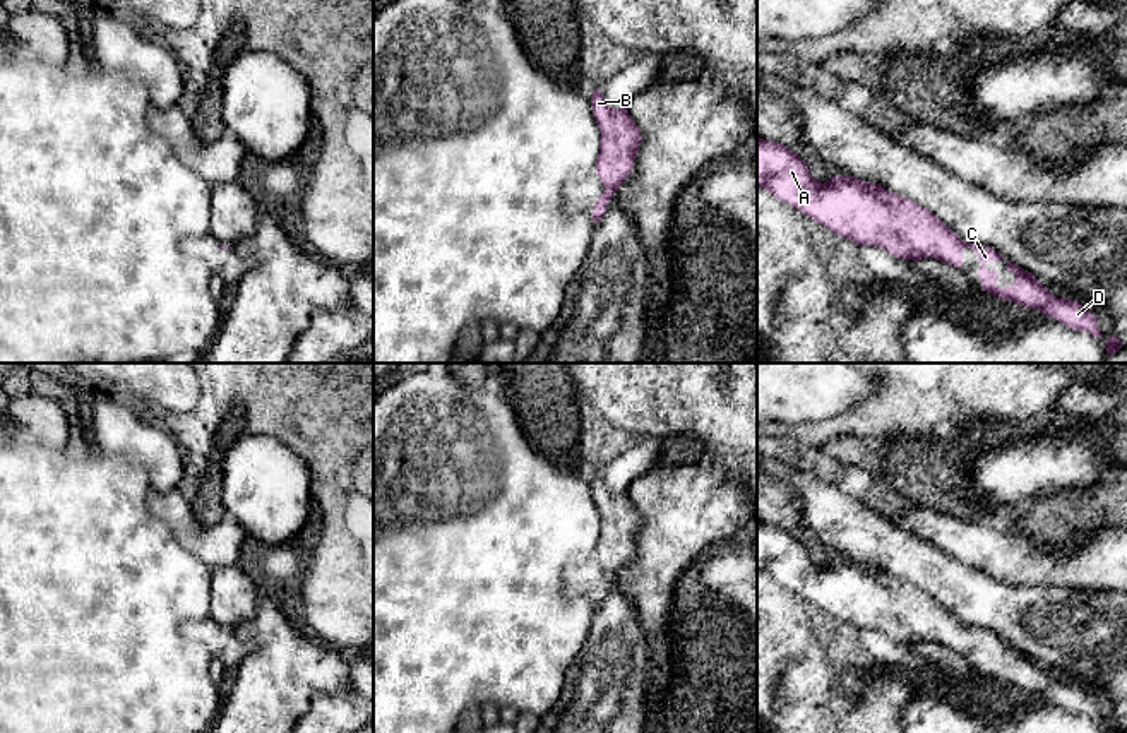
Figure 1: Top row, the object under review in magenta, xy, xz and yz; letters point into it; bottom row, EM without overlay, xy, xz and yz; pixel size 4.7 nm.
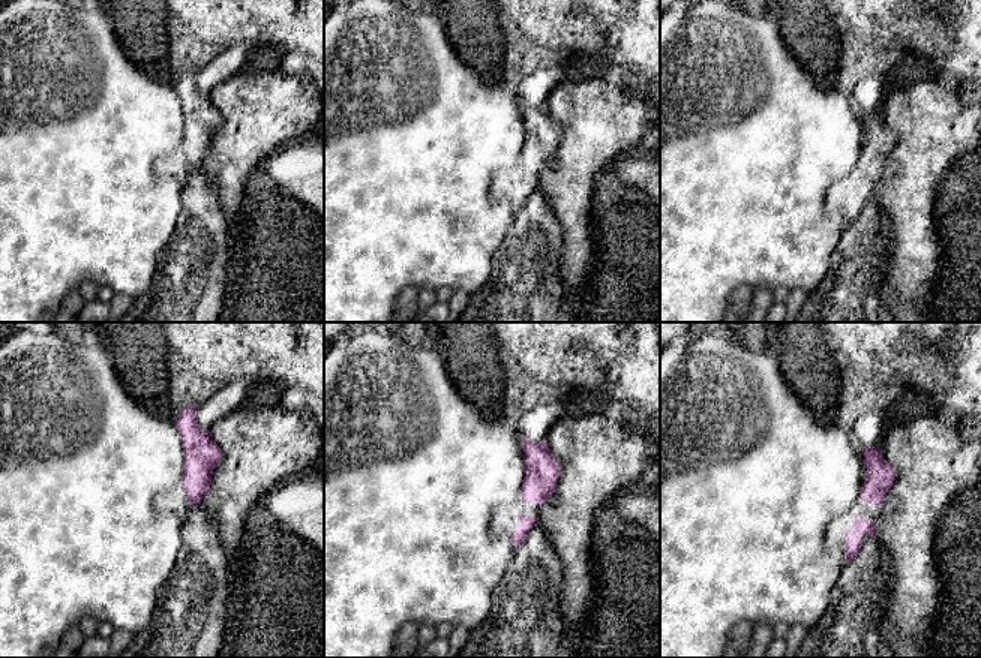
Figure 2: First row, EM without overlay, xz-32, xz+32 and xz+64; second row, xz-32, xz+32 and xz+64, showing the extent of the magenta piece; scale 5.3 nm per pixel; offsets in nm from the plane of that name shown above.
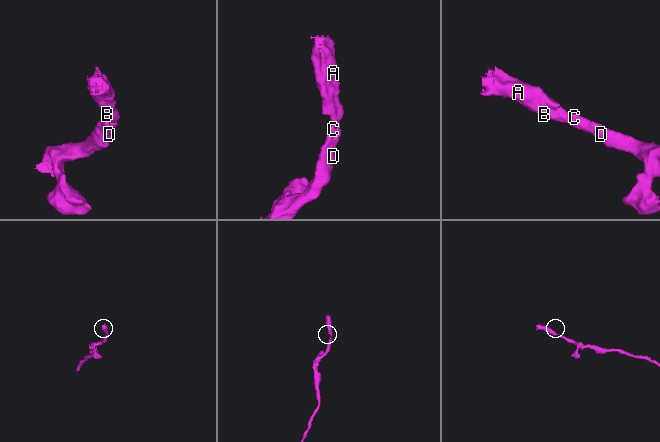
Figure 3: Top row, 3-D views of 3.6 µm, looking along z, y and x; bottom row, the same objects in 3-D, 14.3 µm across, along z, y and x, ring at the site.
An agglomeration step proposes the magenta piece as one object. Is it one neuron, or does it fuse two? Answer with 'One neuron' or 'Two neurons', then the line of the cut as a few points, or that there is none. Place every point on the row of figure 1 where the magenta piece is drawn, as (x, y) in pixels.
One neuron. No split

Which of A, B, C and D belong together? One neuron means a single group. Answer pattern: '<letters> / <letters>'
A B C D

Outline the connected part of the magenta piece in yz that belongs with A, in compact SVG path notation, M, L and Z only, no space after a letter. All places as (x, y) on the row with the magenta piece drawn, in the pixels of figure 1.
M757 137L757 187L858 247L875 245L897 259L918 262L932 257L961 267L963 250L971 248L981 262L978 277L985 291L1040 310L1069 329L1103 336L1096 317L1081 303L1053 296L1031 272L1012 262L1007 262L1007 271L1016 274L1014 284L999 288L999 272L985 267L987 262L1005 260L999 252L963 241L933 212L879 183L850 175L817 182L798 154Z

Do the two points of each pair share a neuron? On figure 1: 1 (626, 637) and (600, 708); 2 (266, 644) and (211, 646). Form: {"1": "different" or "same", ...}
{"1": "same", "2": "different"}

